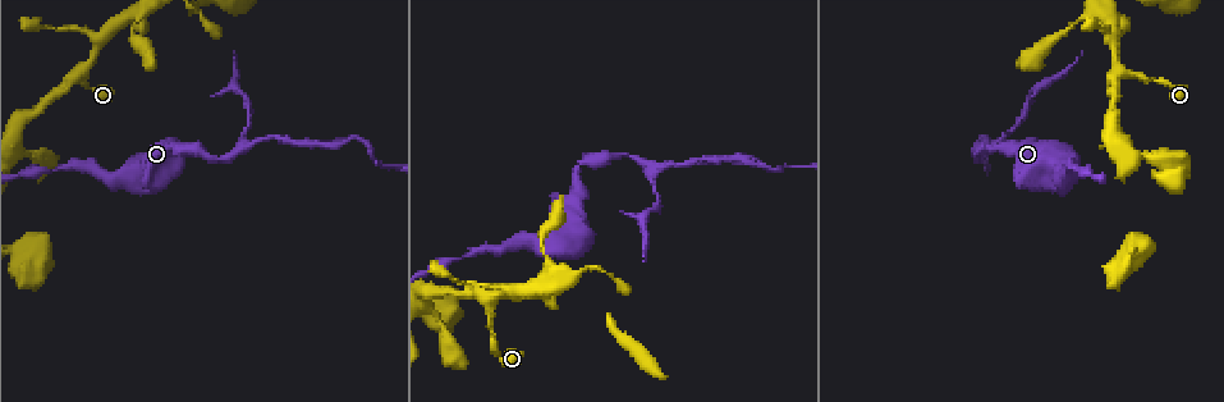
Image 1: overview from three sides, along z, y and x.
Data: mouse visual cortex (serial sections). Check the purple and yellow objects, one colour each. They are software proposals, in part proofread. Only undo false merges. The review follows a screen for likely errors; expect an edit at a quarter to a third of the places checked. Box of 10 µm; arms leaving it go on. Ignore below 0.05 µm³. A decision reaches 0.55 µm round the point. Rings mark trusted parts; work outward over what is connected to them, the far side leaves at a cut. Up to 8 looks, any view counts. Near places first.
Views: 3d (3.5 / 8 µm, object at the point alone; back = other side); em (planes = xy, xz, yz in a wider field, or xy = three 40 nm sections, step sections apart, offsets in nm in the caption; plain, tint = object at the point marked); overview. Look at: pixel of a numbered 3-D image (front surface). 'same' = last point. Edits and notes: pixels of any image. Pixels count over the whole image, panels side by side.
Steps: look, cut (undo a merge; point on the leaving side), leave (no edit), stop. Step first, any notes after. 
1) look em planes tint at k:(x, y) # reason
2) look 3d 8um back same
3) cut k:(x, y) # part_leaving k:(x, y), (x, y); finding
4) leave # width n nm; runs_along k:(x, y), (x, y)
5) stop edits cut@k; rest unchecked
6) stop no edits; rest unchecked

look 3d 3.5um at 1:(650, 163) # three arms meet

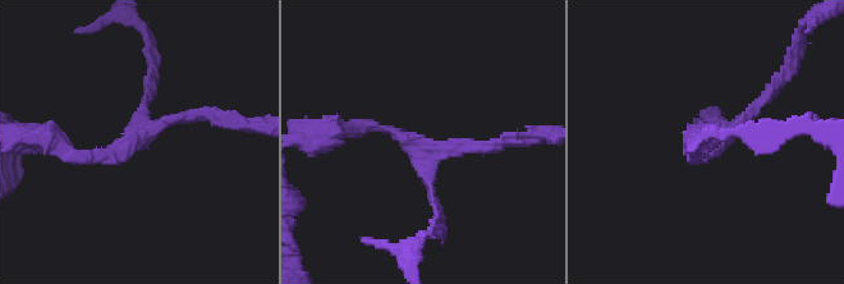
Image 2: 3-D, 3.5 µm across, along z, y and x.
cut 2:(150, 78) # part_leaving 2:(143, 118), (155, 74), (147, 35); a second cell is stuck on

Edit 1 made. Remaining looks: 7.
look 3d 3.5um at 1:(80, 73) # two arms in line, one across

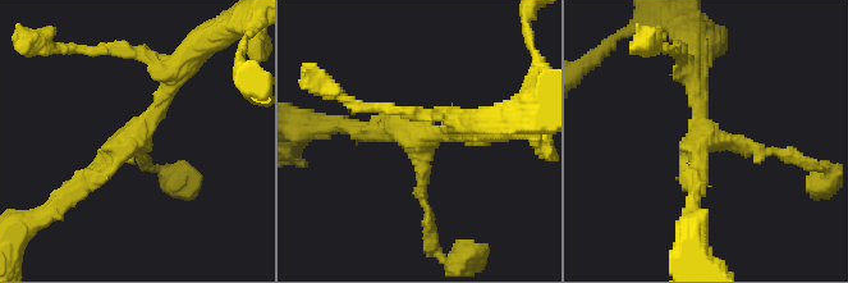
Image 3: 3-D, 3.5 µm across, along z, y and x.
look em xy step 1 tint at 3:(417, 142) # arms 3; arm_widths 100, 200, 200 nm

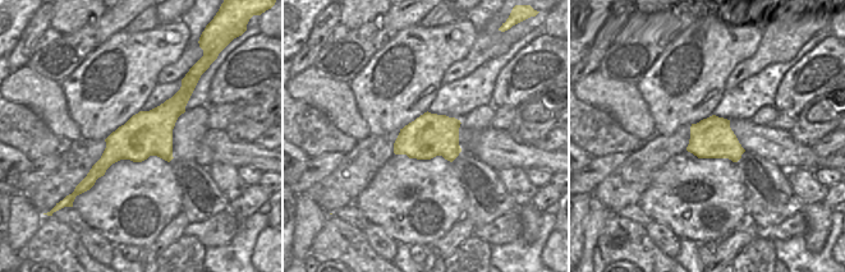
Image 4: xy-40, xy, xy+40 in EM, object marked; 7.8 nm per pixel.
look em xy step 2 tint same

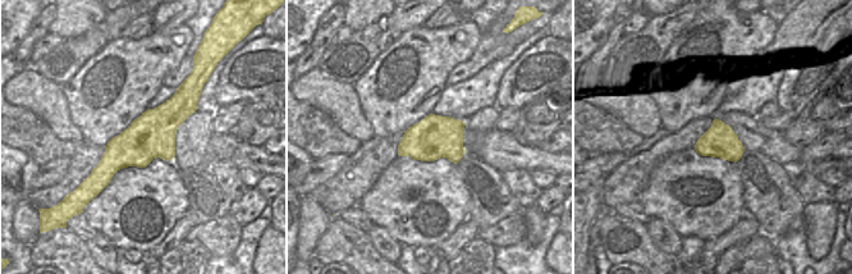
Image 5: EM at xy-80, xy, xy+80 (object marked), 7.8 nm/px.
leave # runs_along 5:(195, 97), (91, 178); one cell here

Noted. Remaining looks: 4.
look 3d 8um at 1:(765, 166) # sharp bend

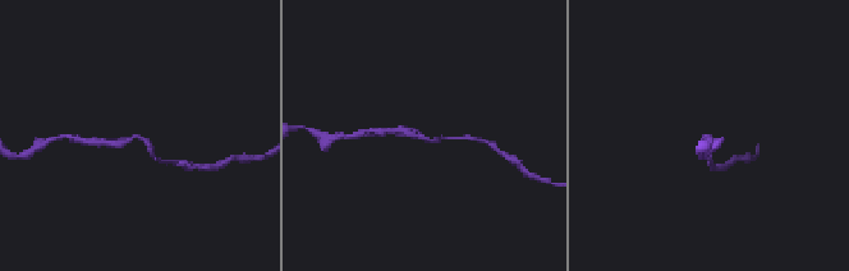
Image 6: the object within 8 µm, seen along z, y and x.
look 3d 3.5um back same # zoom in

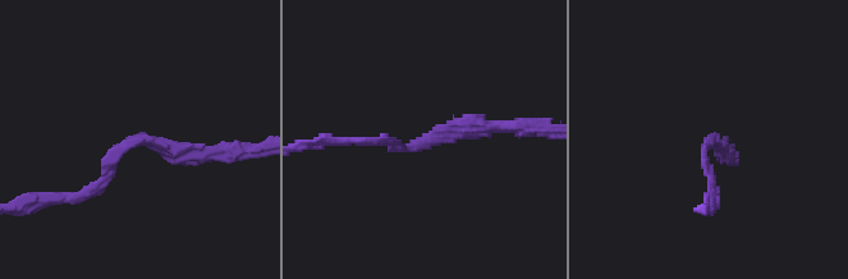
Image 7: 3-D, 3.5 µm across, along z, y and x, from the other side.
look em xy step 1 tint at 7:(713, 140) # now the EM

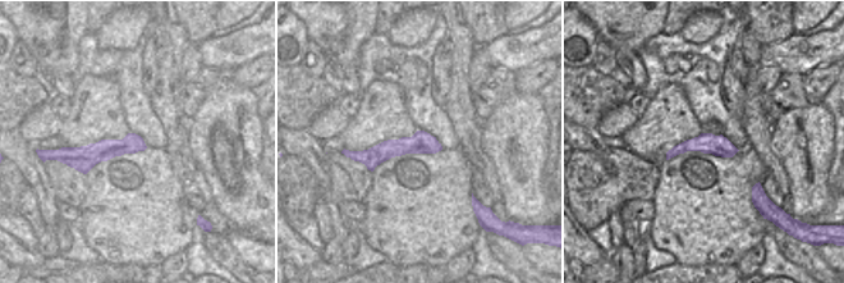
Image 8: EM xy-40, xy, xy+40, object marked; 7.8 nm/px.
leave # arm_widths 100, 200 nm; runs_along 8:(437, 146), (353, 154); one cell here

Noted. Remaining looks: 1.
stop edits cut@2; rest unchecked

